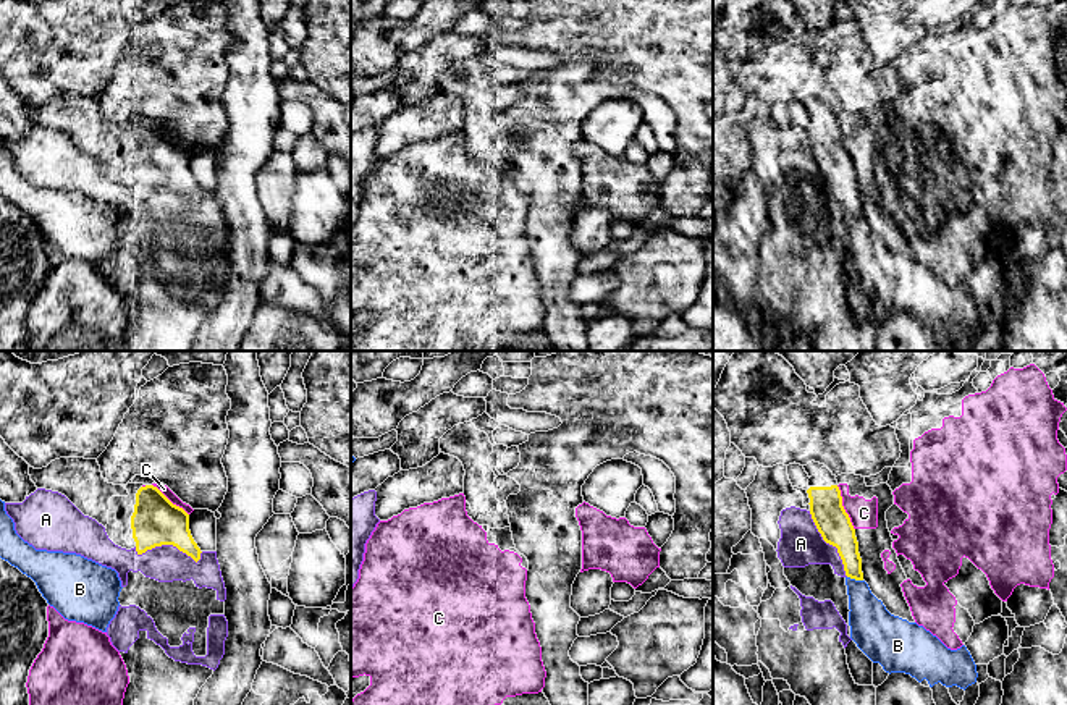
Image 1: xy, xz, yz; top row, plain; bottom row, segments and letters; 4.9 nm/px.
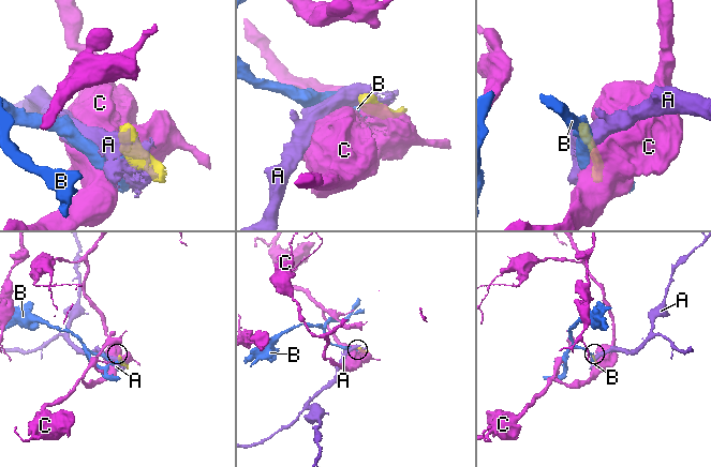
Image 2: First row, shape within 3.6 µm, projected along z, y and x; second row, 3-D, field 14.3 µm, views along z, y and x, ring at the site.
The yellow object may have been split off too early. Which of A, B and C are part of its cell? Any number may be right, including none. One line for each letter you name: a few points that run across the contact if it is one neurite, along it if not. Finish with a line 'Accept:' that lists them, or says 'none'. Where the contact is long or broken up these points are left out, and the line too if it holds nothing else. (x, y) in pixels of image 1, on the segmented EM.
Accept: none

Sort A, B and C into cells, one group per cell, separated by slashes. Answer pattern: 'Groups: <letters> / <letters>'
Groups: A / B / C

